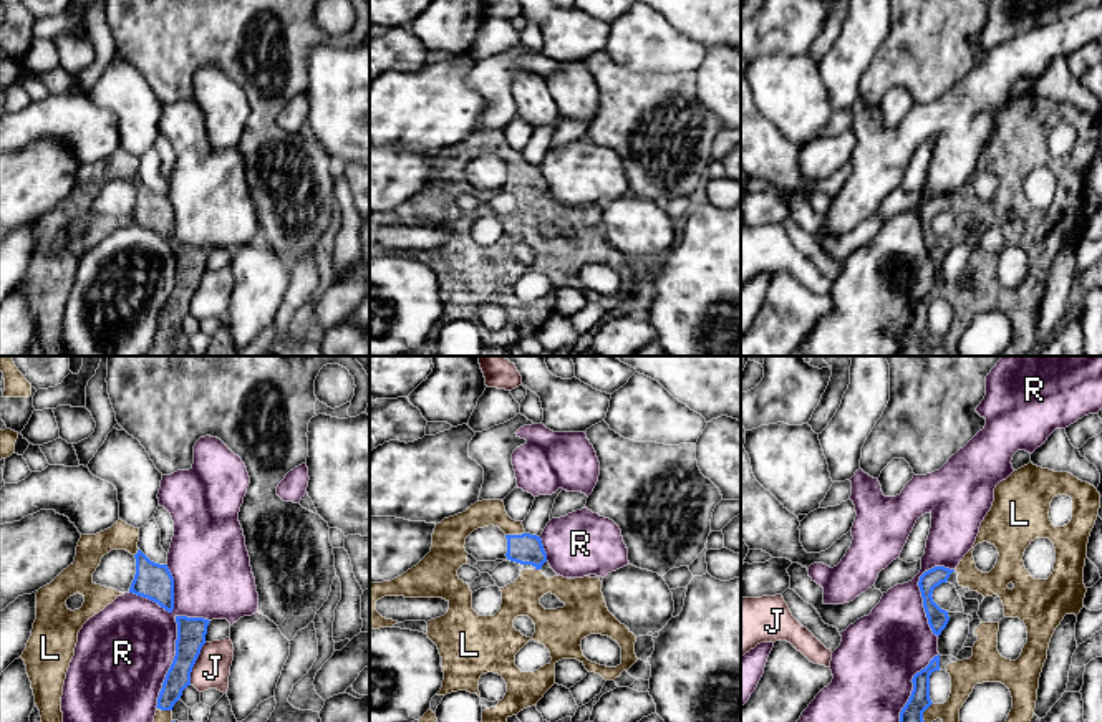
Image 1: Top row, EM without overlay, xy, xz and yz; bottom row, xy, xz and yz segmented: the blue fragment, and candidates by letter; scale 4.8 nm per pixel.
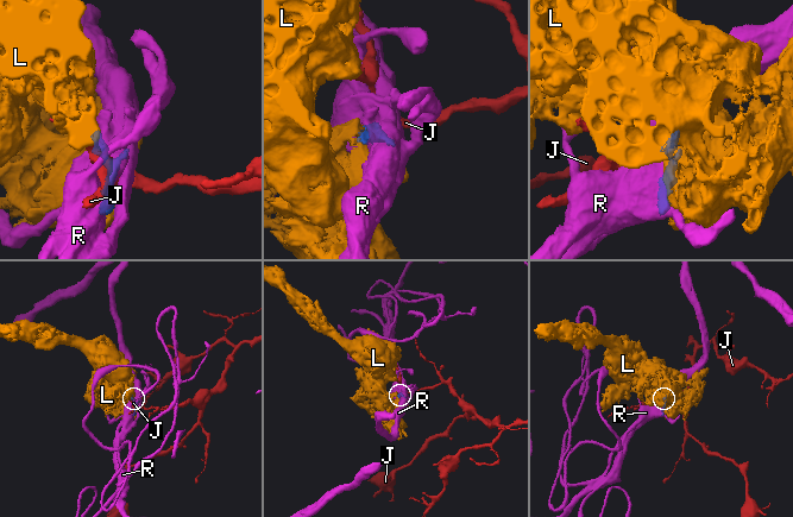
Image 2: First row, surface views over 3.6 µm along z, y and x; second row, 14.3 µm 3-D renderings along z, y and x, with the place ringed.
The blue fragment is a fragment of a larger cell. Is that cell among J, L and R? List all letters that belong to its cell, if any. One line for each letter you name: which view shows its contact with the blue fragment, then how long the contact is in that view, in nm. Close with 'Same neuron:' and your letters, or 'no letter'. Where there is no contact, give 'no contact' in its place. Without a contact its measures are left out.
L: meets blue in xz; contact 100 nm long
Same neuron: L

